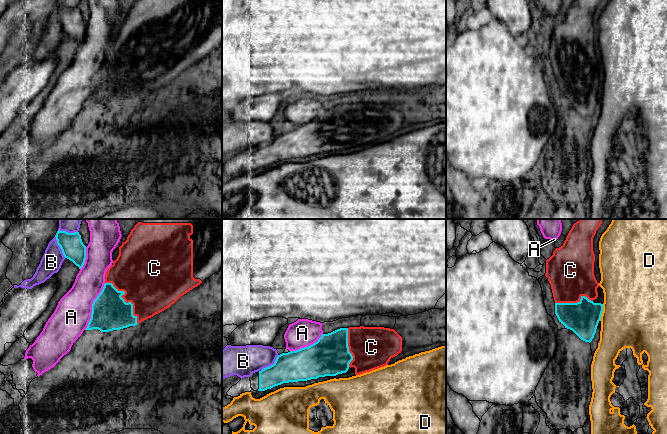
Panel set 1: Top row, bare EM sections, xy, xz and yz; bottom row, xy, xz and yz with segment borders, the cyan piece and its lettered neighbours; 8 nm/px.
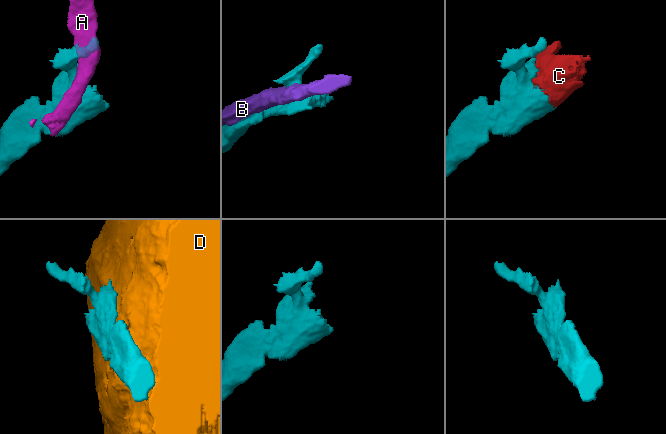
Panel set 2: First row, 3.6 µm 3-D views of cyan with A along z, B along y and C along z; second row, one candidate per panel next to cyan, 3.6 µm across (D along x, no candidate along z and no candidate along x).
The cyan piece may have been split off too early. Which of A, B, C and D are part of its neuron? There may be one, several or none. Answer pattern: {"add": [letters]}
{"add": ["C"]}

